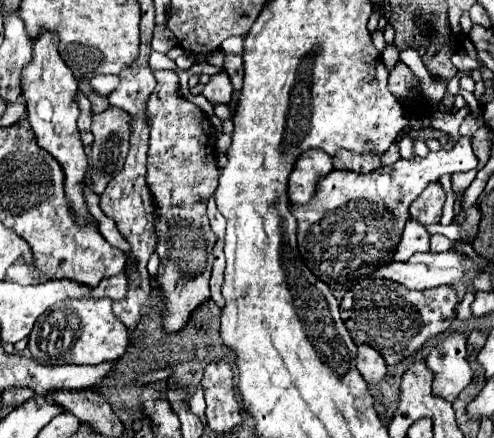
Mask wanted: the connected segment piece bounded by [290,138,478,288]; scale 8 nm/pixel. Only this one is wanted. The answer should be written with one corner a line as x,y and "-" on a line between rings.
460,138
452,150
438,150
430,152
426,158
414,156
411,159
400,159
391,166
384,166
368,172
368,174
356,174
352,170
332,170
328,176
318,180
316,192
312,196
312,202
308,204
292,204
292,214
298,220
298,248
304,264
314,272
316,278
324,280
330,288
336,284
346,284
356,278
364,278
368,272
388,264
392,260
392,254
400,242
404,224
410,218
410,204
422,194
422,190
430,182
438,182
444,174
456,174
456,172
468,172
478,166
478,158
472,150
470,138

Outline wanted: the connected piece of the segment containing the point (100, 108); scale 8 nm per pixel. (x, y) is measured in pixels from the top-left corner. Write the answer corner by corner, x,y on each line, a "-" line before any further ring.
88,92
88,100
92,102
92,114
100,114
104,112
110,104
108,104
108,98
106,96
100,96
96,92

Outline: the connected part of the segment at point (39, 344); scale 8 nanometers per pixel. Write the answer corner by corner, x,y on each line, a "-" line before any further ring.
66,300
40,314
30,332
28,350
40,364
100,364
118,360
128,344
130,334
112,312
112,300

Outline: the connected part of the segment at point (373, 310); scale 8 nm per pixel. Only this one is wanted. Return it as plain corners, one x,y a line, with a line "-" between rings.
362,280
348,290
340,302
342,320
352,332
356,344
370,344
376,348
386,364
396,364
412,352
420,350
426,340
450,328
456,306
456,292
452,286
430,288
428,292
408,290
392,280

